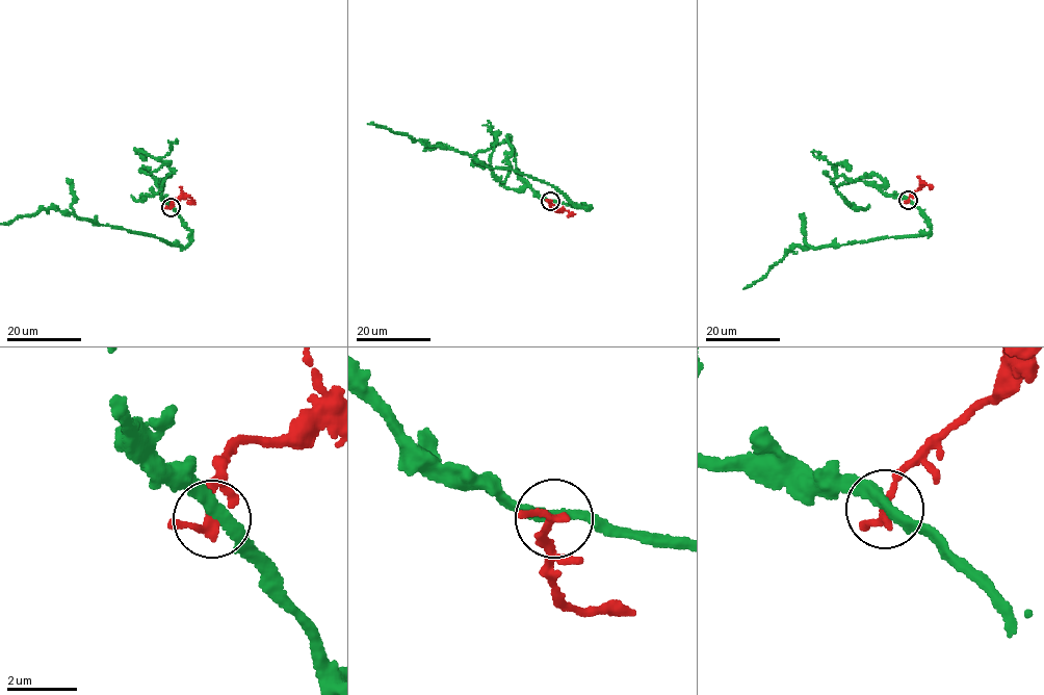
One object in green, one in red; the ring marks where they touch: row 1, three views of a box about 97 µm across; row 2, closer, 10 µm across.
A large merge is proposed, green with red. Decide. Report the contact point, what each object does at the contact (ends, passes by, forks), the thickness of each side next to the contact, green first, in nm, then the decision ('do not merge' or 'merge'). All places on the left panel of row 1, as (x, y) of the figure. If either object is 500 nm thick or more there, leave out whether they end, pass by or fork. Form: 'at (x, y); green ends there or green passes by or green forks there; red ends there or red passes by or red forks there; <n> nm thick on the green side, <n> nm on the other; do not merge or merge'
at (171, 207); green passes by; red passes by; 320 nm thick on the green side, 200 nm on the other; do not merge

